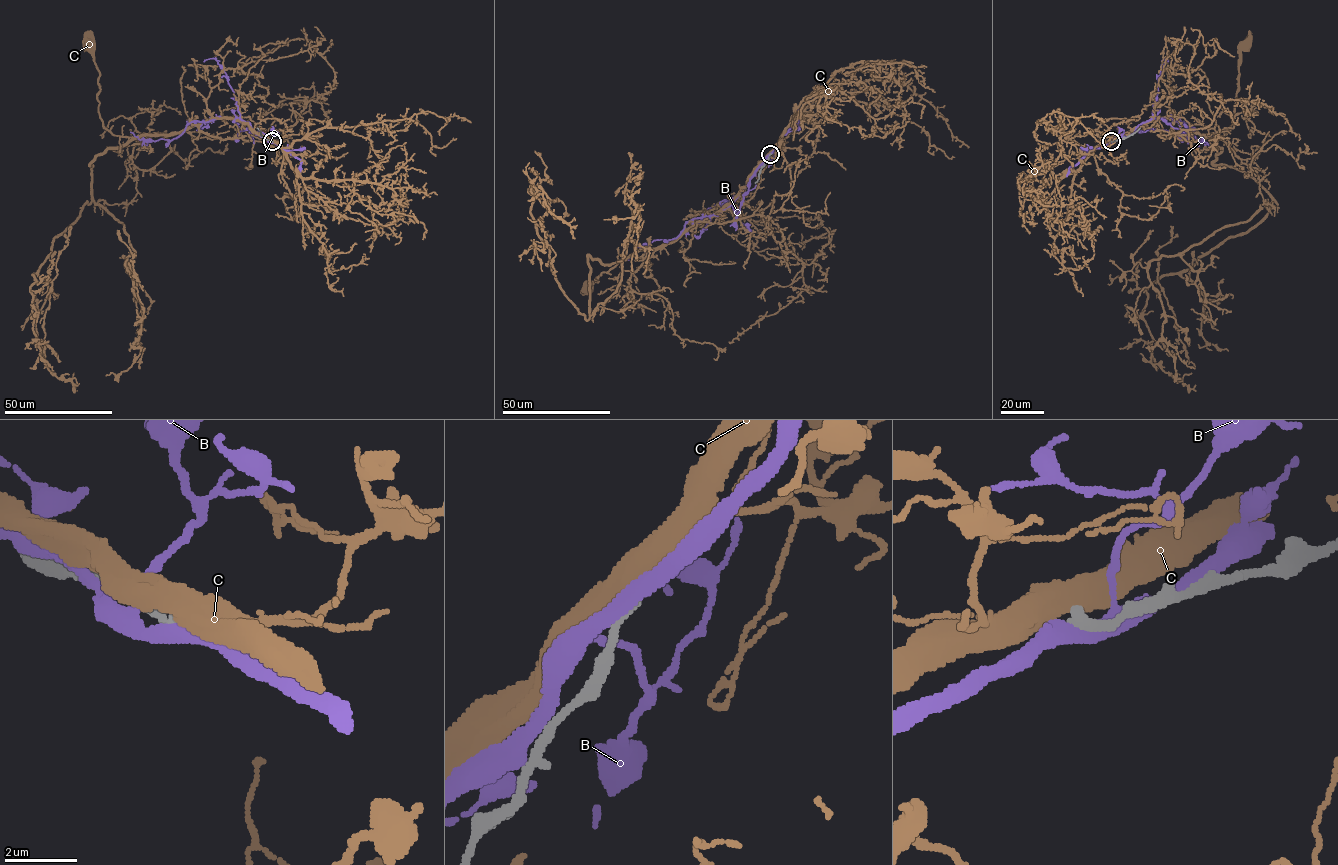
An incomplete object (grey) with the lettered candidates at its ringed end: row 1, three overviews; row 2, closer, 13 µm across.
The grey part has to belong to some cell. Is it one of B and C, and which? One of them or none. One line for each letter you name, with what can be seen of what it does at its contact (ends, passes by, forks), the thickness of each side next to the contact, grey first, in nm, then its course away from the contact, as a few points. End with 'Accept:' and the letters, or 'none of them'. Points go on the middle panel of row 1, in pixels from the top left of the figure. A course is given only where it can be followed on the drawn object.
Accept: none of them

